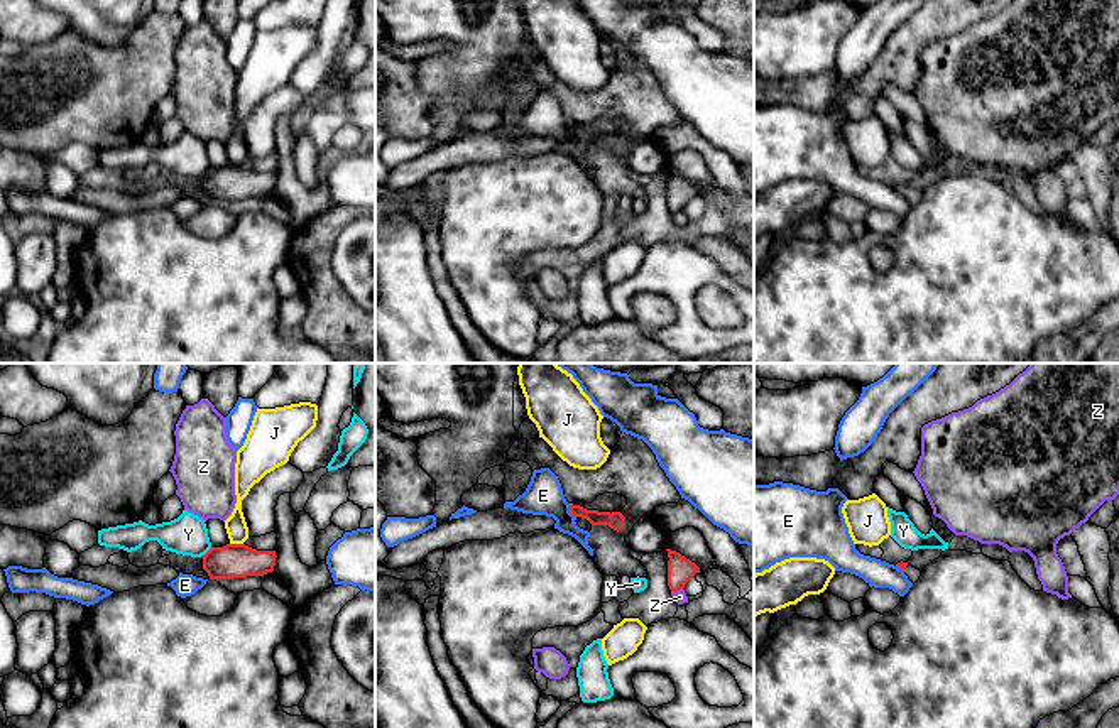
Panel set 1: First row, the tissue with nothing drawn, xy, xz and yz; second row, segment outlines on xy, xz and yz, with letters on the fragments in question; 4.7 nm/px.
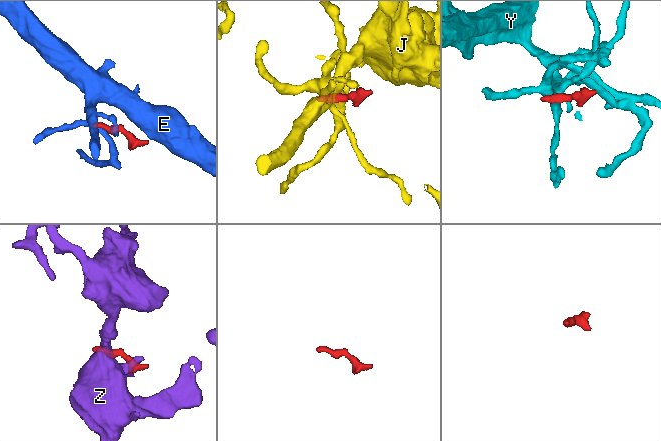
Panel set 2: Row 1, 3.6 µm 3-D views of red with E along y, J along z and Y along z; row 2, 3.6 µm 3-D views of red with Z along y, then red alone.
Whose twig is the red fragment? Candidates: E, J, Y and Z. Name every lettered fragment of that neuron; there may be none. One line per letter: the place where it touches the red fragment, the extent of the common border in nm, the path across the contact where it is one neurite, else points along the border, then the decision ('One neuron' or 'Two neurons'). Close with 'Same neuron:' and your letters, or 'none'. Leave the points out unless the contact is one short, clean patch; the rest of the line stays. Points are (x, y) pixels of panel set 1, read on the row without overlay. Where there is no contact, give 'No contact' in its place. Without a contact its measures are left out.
E: Touches red at xz (570, 132). Shared border 80 nm. Boundary: xz (568, 125), (575, 139). Two neurons
J: Touches red at xy (237, 166). Shared border 60 nm. Boundary: xy (230, 164), (242, 166). Two neurons
Y: Touches red at xy (207, 174). Shared border 80 nm. Boundary: xy (212, 169), (200, 178). Two neurons
Z: Touches red at xz (676, 211). Shared border 60 nm. Boundary: xz (682, 210), (671, 213). Two neurons
Same neuron: none

